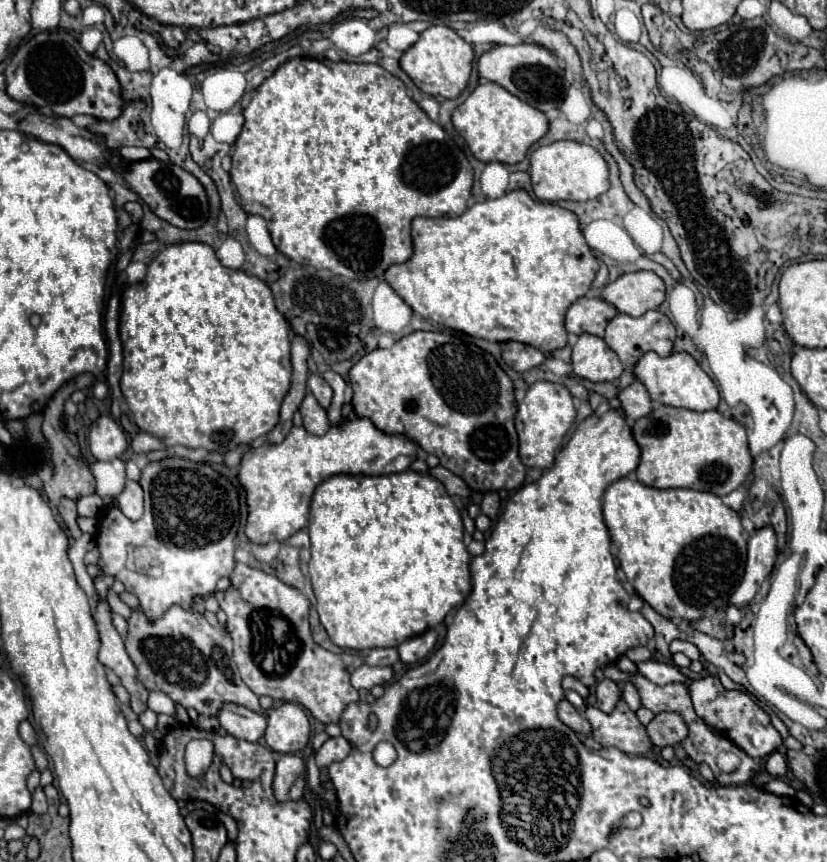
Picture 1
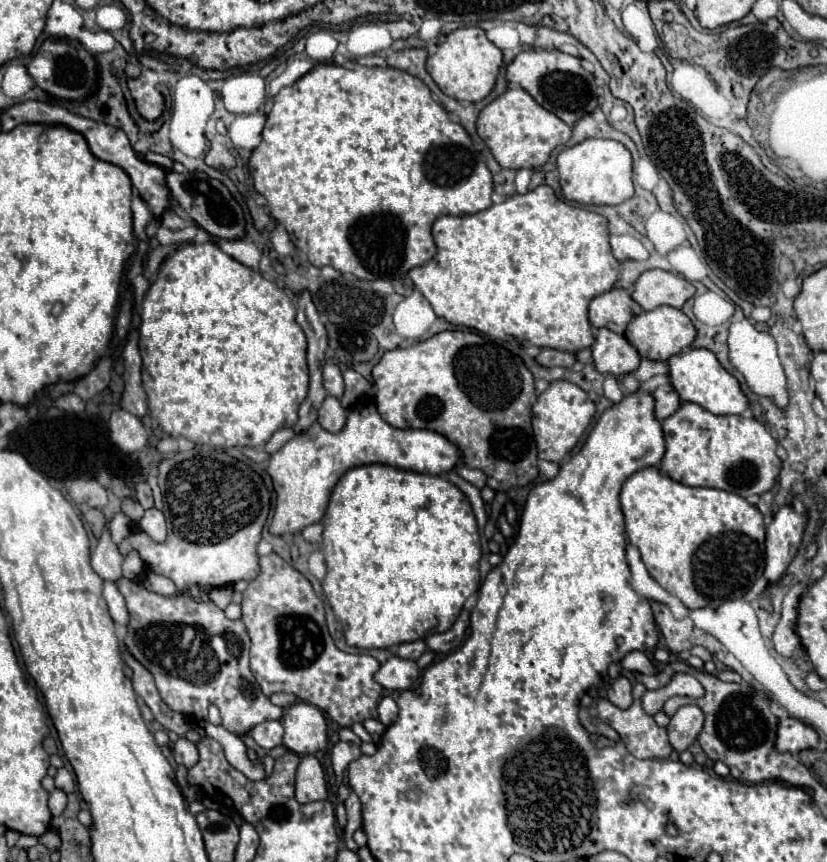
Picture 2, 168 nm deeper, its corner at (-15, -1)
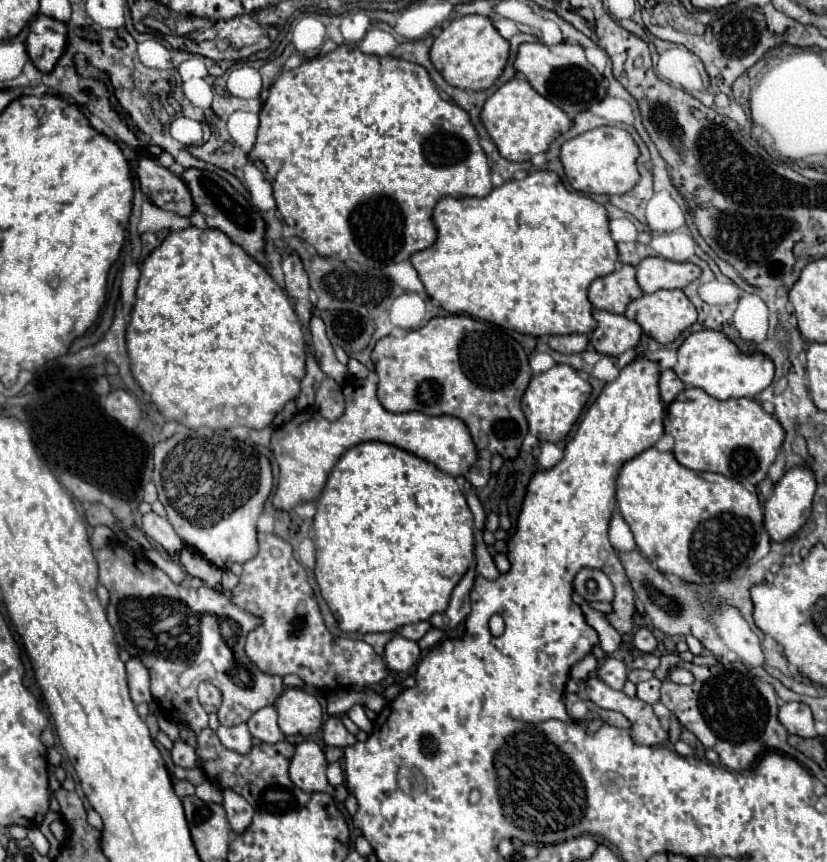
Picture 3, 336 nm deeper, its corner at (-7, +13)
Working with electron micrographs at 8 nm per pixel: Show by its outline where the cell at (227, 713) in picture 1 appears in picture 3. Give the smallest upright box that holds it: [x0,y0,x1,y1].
[247,706,285,744]

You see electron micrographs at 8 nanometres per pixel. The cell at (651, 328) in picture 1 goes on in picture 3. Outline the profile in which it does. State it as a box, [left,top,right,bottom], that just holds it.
[625,290,697,344]

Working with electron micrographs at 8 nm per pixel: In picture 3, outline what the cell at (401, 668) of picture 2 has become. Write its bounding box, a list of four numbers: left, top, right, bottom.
[385,636,421,672]

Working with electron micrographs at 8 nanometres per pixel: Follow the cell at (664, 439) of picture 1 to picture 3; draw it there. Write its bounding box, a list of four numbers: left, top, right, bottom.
[665,388,785,486]

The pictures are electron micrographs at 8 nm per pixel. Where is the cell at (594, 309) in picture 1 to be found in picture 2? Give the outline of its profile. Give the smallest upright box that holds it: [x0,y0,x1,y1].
[589,288,643,334]

